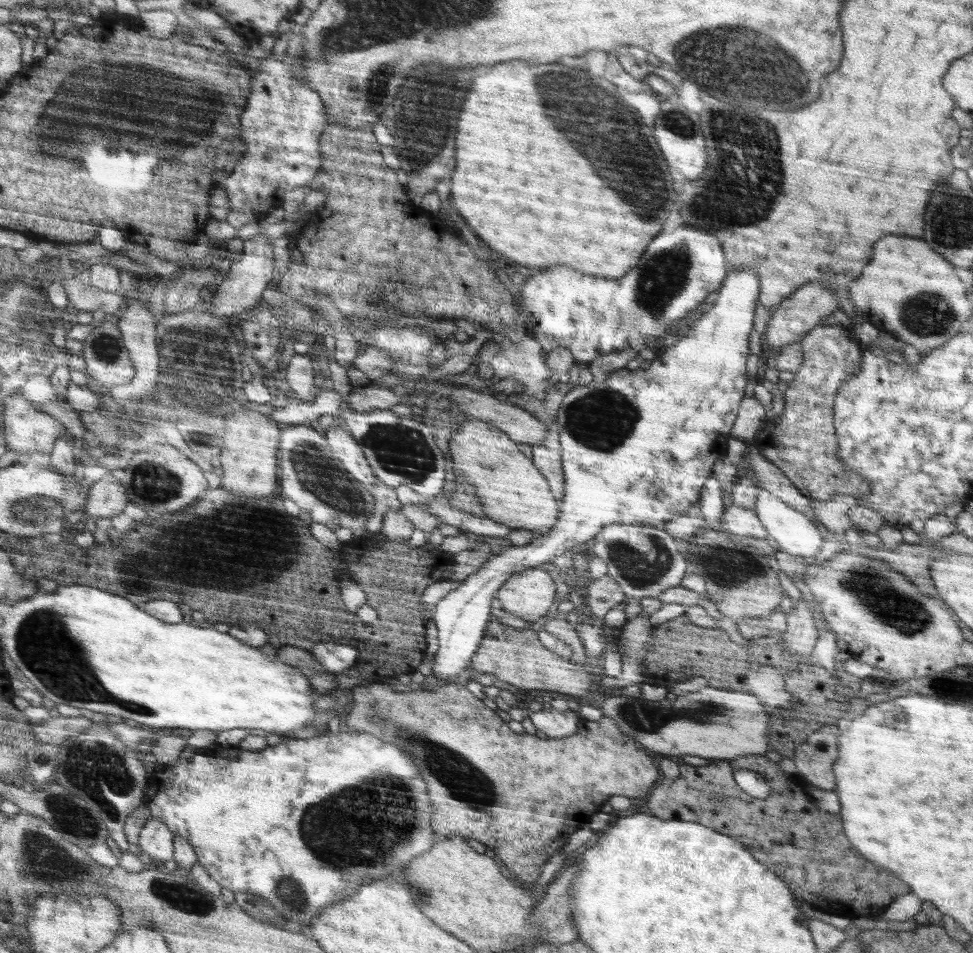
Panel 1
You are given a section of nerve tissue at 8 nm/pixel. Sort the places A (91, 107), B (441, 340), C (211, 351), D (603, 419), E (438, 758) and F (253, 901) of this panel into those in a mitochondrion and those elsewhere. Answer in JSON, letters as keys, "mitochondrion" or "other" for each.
{"A":"mitochondrion","B":"other","C":"mitochondrion","D":"mitochondrion","E":"mitochondrion","F":"mitochondrion"}

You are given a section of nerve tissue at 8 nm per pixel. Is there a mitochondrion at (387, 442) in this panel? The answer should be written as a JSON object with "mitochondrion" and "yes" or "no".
{"mitochondrion":"yes"}

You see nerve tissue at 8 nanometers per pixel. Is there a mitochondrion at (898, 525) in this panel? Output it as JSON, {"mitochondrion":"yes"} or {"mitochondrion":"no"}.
{"mitochondrion":"no"}

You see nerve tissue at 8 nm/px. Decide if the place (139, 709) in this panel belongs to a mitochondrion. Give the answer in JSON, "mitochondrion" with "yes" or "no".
{"mitochondrion":"no"}

